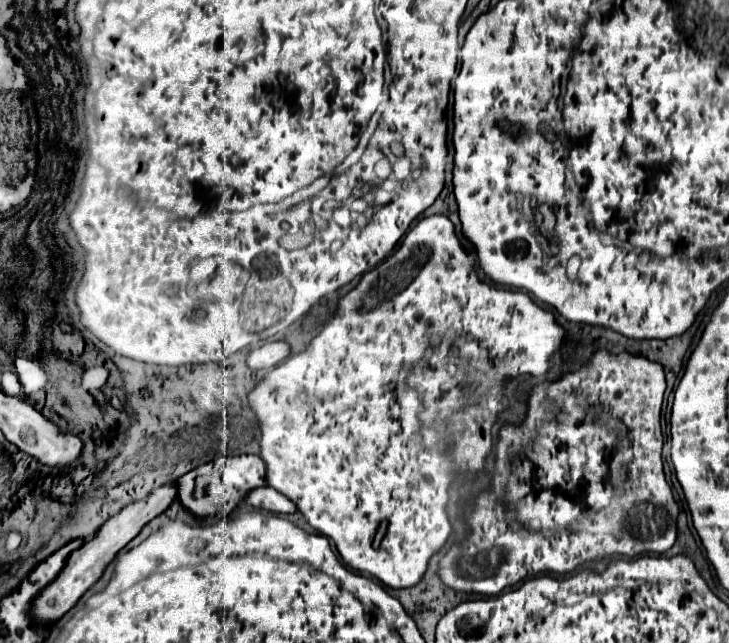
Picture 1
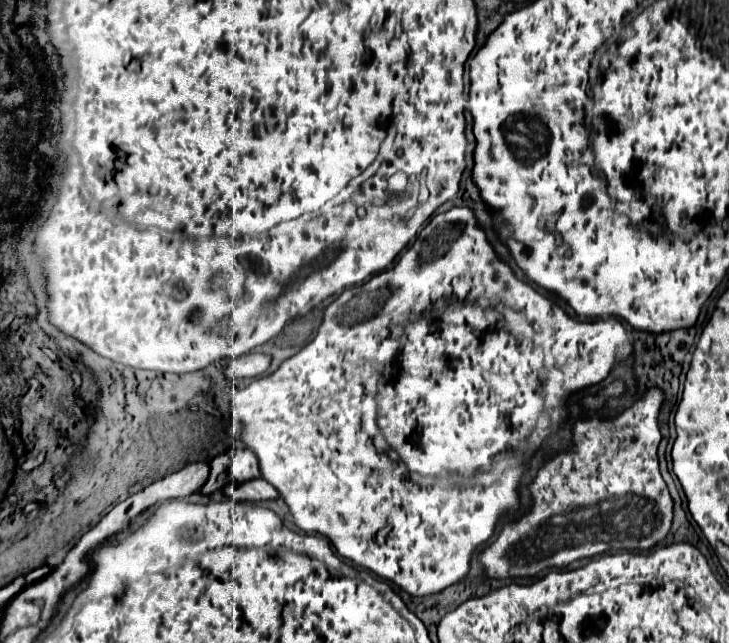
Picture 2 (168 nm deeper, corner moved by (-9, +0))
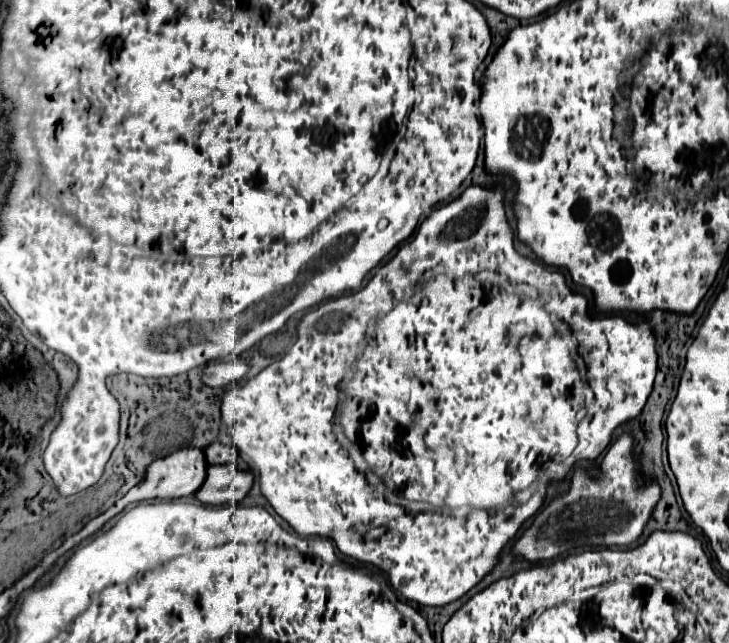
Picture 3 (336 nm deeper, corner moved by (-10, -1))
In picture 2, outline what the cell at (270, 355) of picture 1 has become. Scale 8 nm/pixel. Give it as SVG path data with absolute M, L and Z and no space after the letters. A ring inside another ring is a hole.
M249 352L243 358L237 358L237 360L233 360L229 364L227 376L231 380L237 380L237 378L253 378L253 376L259 376L259 374L267 372L269 366L271 366L271 356L261 354L261 352Z

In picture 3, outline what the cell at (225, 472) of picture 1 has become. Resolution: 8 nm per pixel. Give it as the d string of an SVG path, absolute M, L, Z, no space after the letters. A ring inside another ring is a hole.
M218 441L214 445L208 445L204 449L204 453L206 453L206 459L208 459L210 465L220 465L220 463L232 461L232 447L218 443Z

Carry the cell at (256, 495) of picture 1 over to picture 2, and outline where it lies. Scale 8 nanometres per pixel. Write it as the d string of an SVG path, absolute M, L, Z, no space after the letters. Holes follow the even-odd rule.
M257 478L257 480L249 480L245 484L229 484L225 488L225 492L233 498L233 500L239 500L239 502L263 502L263 500L275 500L279 498L275 488L265 482L263 478Z

